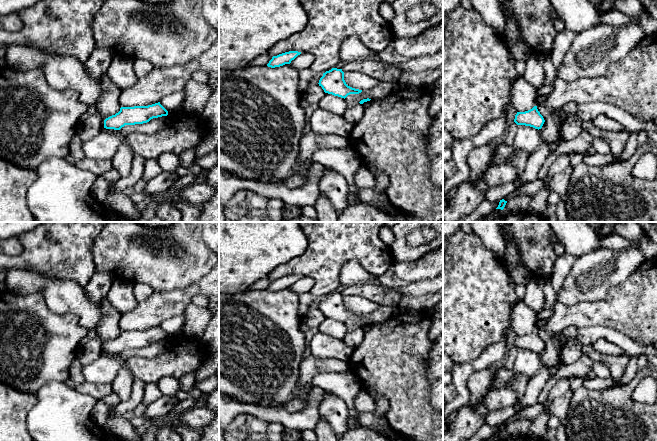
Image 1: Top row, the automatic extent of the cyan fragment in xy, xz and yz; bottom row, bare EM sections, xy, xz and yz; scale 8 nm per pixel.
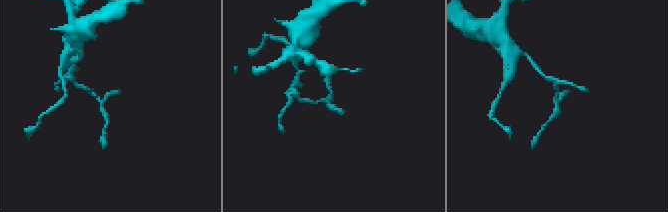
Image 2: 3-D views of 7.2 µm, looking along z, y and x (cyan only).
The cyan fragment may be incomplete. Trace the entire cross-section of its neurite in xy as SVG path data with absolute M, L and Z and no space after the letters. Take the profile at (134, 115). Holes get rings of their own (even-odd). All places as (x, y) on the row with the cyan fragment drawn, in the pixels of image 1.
M160 102L148 106L121 107L118 113L104 120L104 128L120 130L125 125L143 124L167 115L168 111Z

